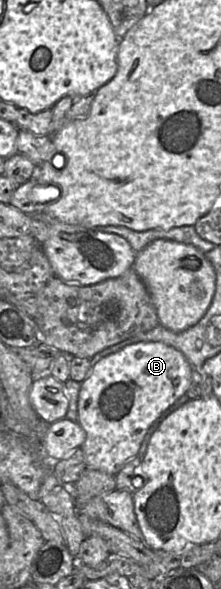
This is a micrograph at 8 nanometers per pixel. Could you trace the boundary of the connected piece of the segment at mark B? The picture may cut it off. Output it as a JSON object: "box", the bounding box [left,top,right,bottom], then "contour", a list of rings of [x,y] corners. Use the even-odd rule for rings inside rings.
{"box":[77,342,193,476],"contour":[[[139,342],[128,345],[116,353],[110,354],[94,363],[87,378],[81,382],[81,388],[78,397],[77,421],[86,433],[86,440],[81,448],[84,453],[87,468],[99,470],[116,476],[129,460],[135,458],[138,455],[141,444],[150,427],[168,408],[170,408],[180,397],[187,393],[192,384],[192,370],[193,366],[180,351],[161,342]]]}

